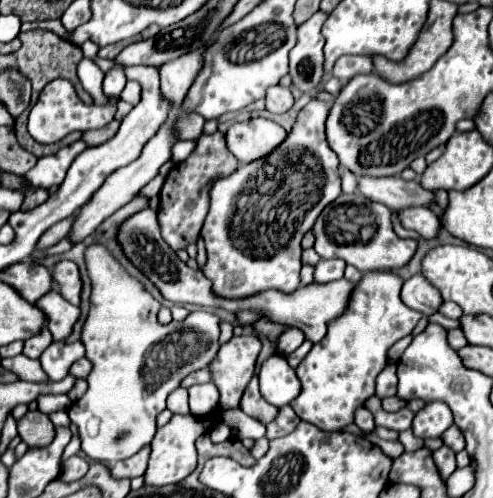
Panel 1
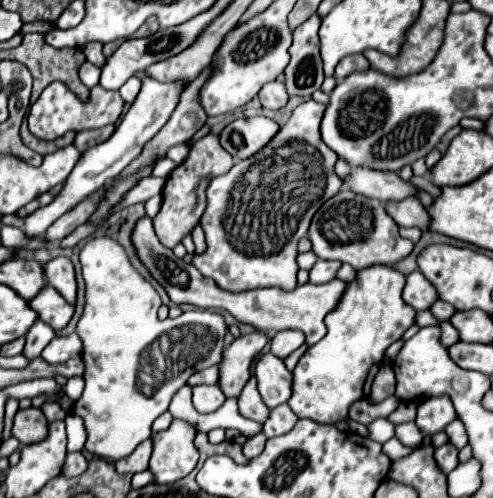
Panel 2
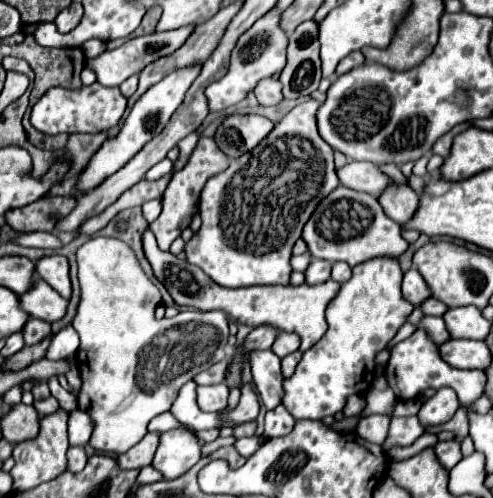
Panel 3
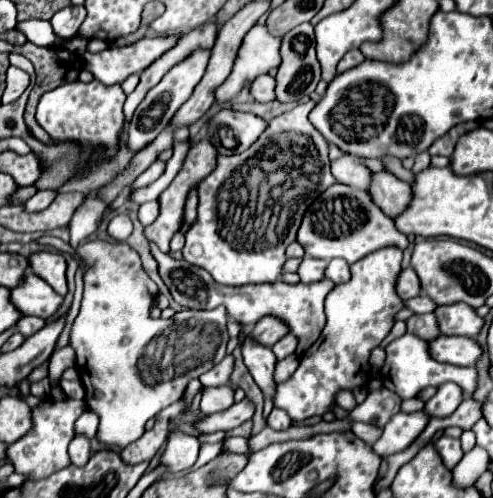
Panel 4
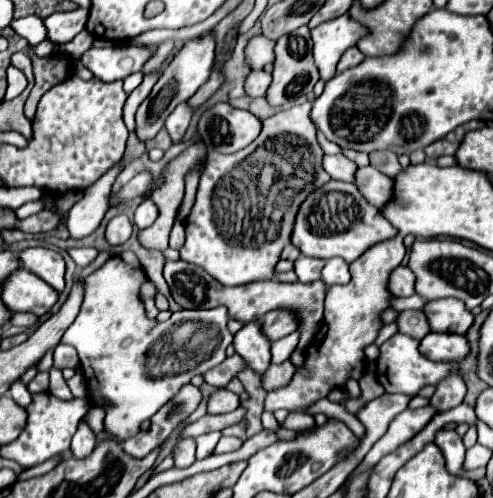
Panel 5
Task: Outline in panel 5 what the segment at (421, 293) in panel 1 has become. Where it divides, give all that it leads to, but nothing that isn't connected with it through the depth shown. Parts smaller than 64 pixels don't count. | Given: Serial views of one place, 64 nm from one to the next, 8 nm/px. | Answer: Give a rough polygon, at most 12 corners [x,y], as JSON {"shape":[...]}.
{"shape":[[408,266],[392,272],[388,286],[394,296],[416,292],[414,272]]}

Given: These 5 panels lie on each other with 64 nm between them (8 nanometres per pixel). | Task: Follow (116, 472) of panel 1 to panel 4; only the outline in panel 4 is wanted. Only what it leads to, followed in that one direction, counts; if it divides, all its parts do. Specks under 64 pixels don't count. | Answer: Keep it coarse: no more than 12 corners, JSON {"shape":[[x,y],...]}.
{"shape":[[184,402],[160,412],[154,428],[120,450],[126,464],[150,462],[178,418]]}

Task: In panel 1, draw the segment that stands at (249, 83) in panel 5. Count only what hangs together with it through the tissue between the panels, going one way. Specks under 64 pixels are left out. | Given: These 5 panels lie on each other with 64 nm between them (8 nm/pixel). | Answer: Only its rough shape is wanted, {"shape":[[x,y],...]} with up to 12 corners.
{"shape":[[276,86],[266,92],[266,110],[284,114],[294,96],[288,88]]}

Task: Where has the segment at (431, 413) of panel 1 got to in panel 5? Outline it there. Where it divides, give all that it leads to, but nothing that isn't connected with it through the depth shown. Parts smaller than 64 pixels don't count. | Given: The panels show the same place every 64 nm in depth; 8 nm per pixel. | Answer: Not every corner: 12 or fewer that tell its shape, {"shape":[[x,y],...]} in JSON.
{"shape":[[460,376],[436,386],[430,406],[446,412],[466,396]]}

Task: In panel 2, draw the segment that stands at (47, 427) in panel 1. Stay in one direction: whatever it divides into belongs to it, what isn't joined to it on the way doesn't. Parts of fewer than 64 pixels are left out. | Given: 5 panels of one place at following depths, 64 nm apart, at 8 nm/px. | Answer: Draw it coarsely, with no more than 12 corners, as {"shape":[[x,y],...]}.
{"shape":[[40,408],[14,416],[12,434],[20,444],[48,438],[48,420]]}

